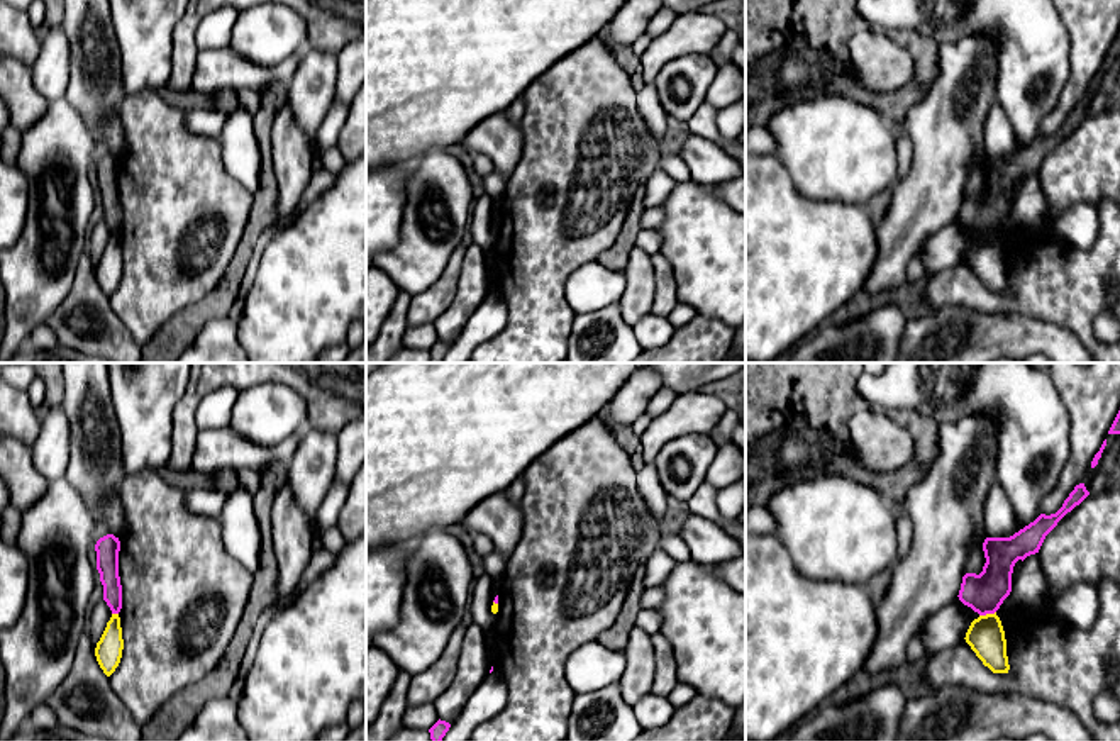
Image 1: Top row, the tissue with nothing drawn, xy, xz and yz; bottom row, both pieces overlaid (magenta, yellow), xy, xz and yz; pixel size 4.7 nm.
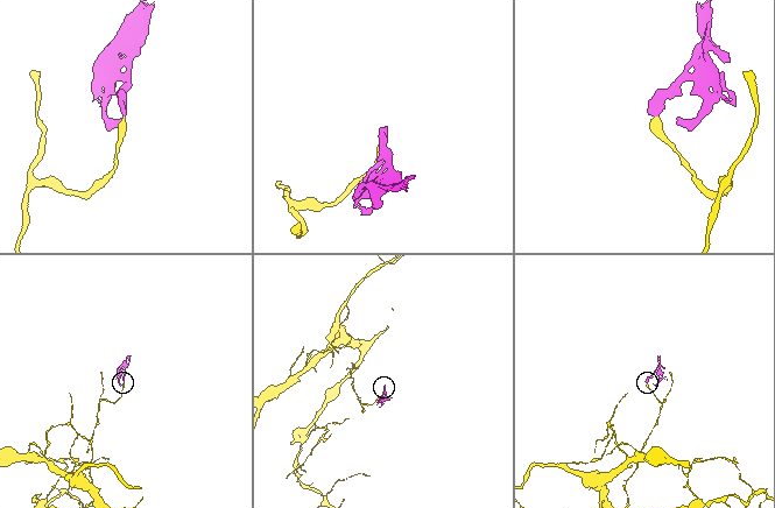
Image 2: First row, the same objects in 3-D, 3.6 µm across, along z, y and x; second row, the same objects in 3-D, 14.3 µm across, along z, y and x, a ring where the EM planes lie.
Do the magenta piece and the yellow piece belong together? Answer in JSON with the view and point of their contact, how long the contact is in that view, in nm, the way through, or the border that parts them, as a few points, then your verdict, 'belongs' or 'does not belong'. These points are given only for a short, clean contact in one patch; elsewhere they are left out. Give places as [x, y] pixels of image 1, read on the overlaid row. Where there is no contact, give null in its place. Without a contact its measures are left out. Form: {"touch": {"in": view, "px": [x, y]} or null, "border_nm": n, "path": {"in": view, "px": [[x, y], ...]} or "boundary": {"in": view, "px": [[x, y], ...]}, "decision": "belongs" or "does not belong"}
{"touch": {"in": "yz", "px": [986, 612]}, "border_nm": 80, "boundary": {"in": "yz", "px": [[995, 611], [980, 616]]}, "decision": "does not belong"}

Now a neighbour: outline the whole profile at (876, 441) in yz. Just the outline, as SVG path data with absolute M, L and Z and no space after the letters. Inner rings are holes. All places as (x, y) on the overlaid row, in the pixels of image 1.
M857 410L849 422L851 458L874 471L895 471L910 465L913 444L910 436L884 412Z

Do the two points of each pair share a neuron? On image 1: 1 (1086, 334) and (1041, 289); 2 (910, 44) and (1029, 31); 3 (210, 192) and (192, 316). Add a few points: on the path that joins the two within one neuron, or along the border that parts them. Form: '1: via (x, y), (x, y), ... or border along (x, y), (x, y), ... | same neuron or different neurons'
1: via (1076, 323), (1053, 299) | same neuron
2: border along (895, 31), (914, 31), (937, 43) | different neurons
3: border along (222, 277), (204, 297), (160, 326) | different neurons

